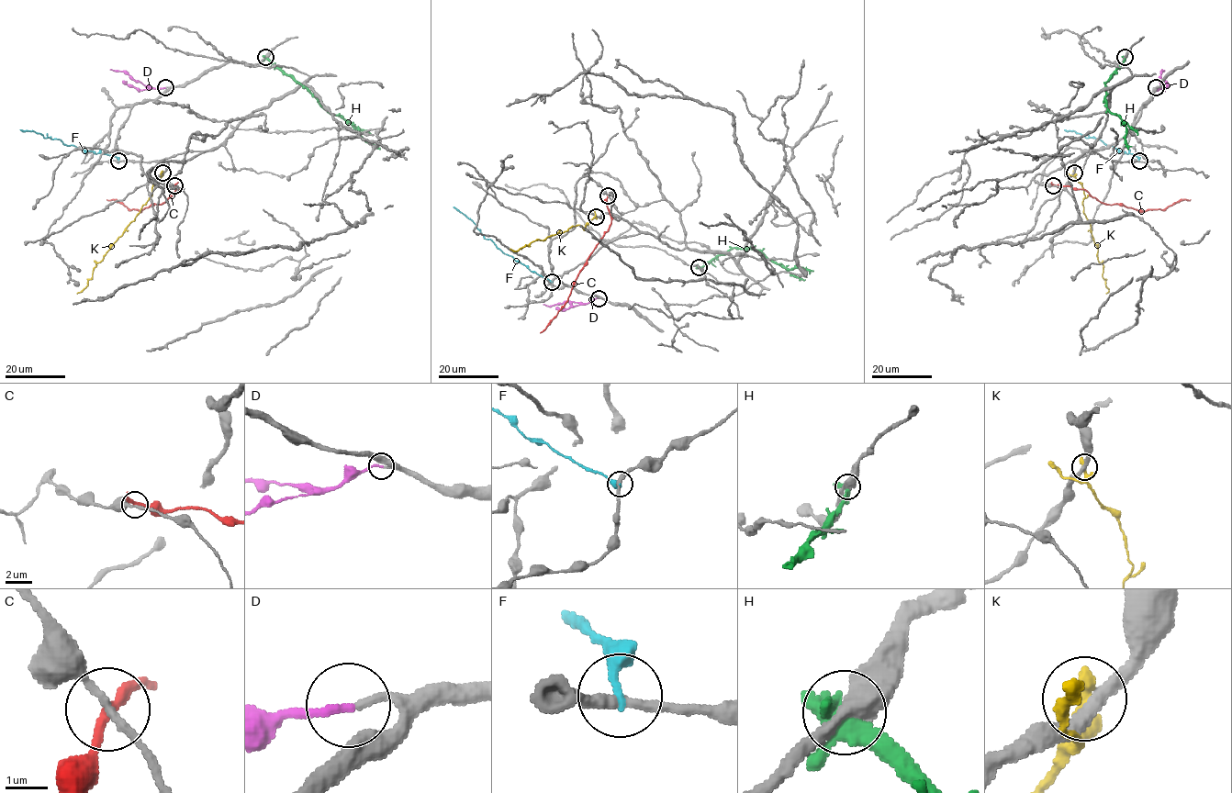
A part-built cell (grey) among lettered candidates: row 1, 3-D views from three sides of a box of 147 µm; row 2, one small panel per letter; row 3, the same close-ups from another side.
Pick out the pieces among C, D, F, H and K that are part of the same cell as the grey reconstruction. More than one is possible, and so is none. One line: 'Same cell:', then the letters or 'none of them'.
Same cell: D

